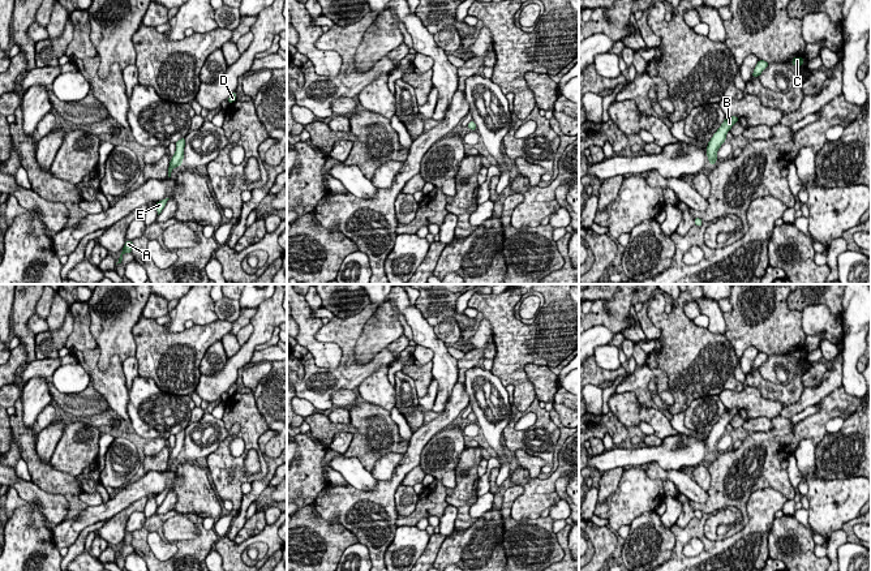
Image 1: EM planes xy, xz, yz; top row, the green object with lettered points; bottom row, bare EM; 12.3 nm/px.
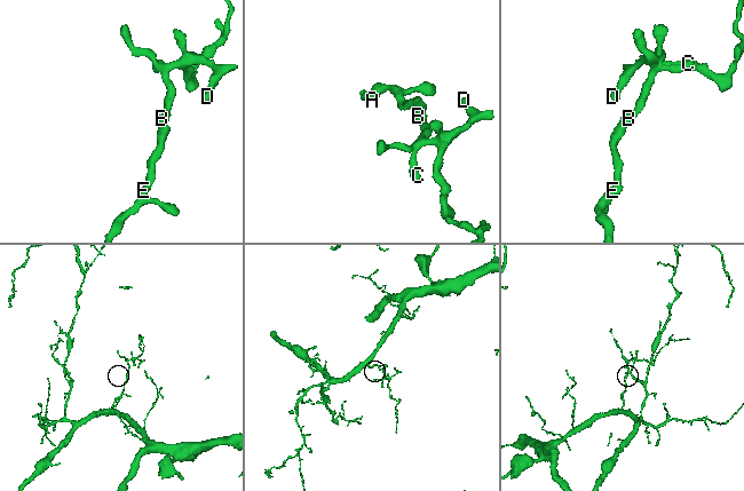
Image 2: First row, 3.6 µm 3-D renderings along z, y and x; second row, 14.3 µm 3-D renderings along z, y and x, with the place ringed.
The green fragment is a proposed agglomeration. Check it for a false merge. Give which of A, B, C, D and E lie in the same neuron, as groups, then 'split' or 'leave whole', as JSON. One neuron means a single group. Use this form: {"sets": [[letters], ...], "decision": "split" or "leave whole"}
{"sets": [["A", "B", "C", "D", "E"]], "decision": "leave whole"}

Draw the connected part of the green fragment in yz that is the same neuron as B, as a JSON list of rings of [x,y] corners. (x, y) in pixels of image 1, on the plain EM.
[[[738,408],[726,409],[718,422],[713,426],[712,432],[708,434],[707,447],[711,458],[716,456],[716,445],[720,438],[726,433],[725,428],[735,415],[738,415]]]

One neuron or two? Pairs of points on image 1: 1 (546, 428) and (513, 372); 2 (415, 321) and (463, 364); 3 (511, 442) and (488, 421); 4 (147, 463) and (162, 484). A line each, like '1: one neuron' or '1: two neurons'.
1: two neurons
2: two neurons
3: two neurons
4: two neurons

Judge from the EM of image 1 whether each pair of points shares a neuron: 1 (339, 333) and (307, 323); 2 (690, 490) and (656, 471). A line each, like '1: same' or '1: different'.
1: different
2: same

